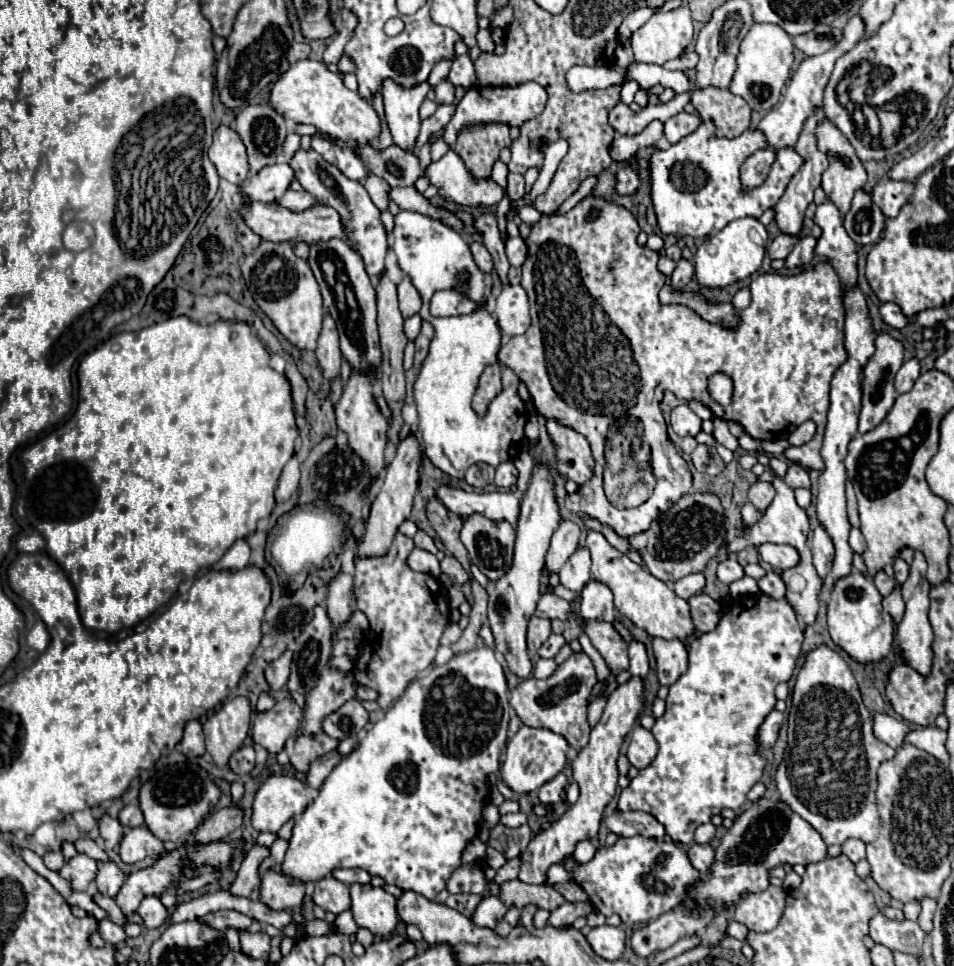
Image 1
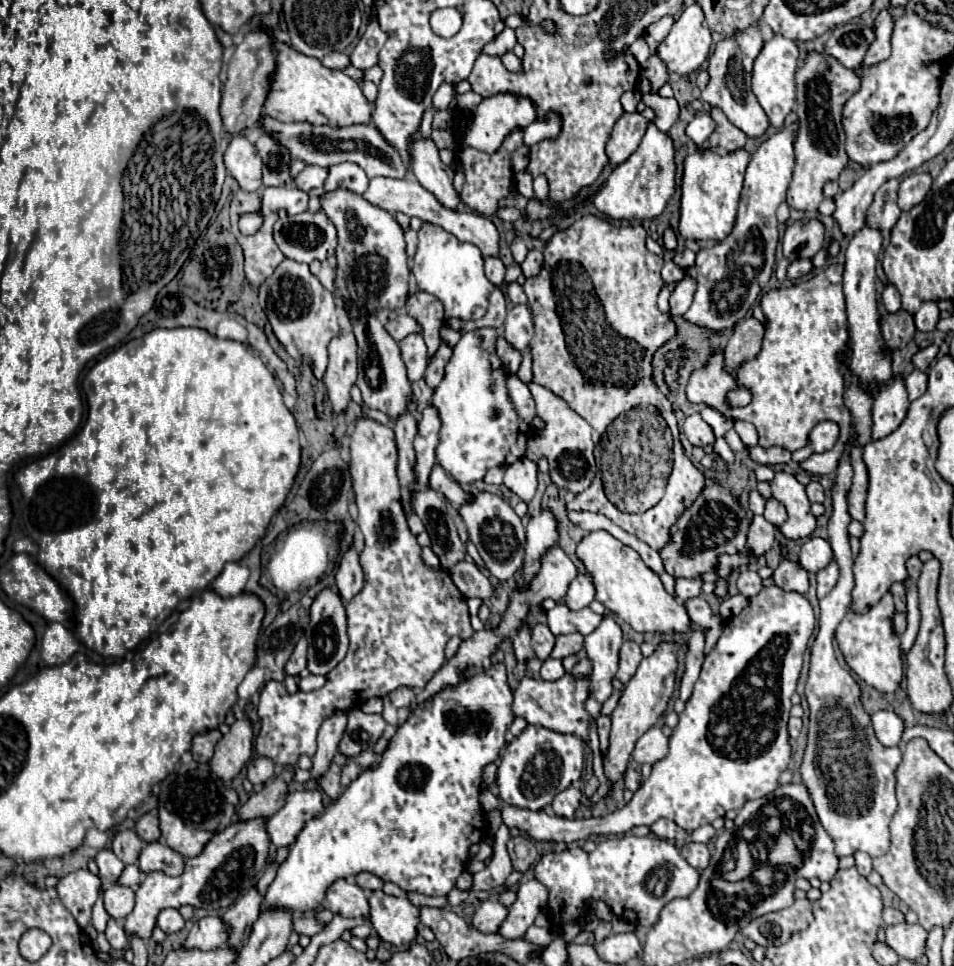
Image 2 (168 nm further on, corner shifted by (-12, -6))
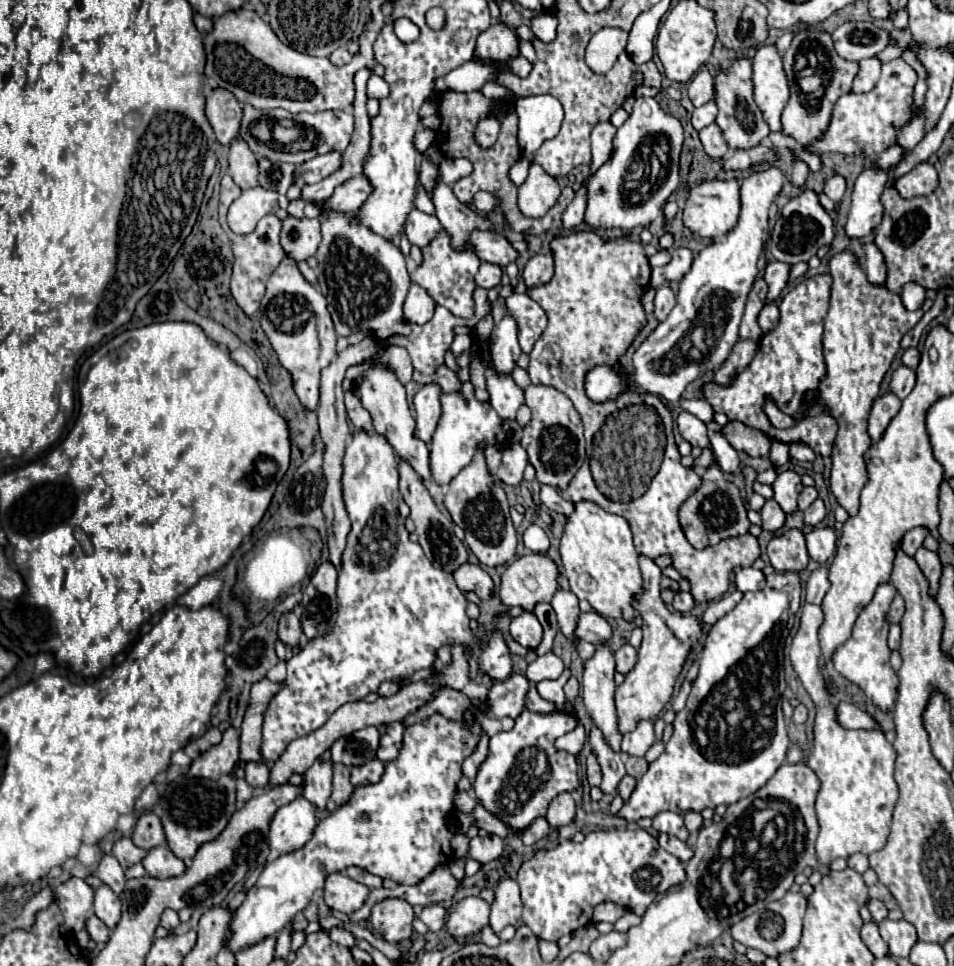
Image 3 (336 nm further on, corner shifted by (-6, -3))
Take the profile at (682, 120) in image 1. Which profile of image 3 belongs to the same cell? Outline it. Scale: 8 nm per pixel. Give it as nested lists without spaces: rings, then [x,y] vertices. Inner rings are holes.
[[[709,101],[709,103],[705,103],[705,105],[701,105],[701,107],[697,107],[697,109],[693,111],[691,125],[693,125],[697,131],[701,131],[703,127],[711,125],[711,123],[715,121],[715,117],[717,117],[717,105],[715,105],[713,101]]]

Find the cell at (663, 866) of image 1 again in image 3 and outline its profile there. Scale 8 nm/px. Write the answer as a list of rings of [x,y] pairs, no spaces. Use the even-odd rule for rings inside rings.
[[[609,829],[609,831],[593,831],[585,837],[583,843],[575,841],[561,841],[555,849],[541,849],[529,861],[525,861],[519,869],[517,883],[521,887],[523,897],[523,921],[525,925],[539,937],[547,941],[559,941],[563,935],[577,931],[591,923],[593,907],[611,901],[635,915],[643,917],[645,909],[655,899],[653,895],[665,893],[673,885],[681,885],[685,881],[685,867],[683,863],[669,855],[665,849],[659,847],[657,839],[647,833],[645,829]]]

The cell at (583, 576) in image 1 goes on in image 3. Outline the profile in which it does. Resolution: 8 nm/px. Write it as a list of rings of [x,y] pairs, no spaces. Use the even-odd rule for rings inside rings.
[[[559,589],[553,595],[551,607],[557,613],[557,623],[559,623],[561,631],[565,633],[565,637],[567,639],[575,639],[575,635],[573,635],[573,623],[577,621],[577,615],[581,613],[579,611],[577,595],[573,591],[569,591],[569,589]]]

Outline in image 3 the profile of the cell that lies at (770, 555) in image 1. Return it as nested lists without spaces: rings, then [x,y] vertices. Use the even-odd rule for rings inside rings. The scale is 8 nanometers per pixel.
[[[815,527],[805,535],[809,557],[817,563],[825,563],[835,553],[837,533],[829,527]]]

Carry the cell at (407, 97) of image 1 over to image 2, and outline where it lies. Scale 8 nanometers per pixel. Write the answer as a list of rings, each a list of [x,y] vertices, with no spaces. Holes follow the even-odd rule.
[[[419,134],[411,146],[411,172],[419,180],[419,184],[439,198],[439,204],[447,206],[449,210],[457,210],[461,198],[453,188],[453,168],[445,166],[439,160],[439,150],[433,140],[423,140]]]

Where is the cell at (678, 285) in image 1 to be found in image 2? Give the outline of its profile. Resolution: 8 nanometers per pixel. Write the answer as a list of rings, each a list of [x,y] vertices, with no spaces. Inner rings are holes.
[[[685,276],[681,282],[677,282],[675,290],[671,292],[669,298],[669,314],[671,316],[681,316],[689,310],[691,302],[693,302],[693,294],[695,294],[695,280]]]

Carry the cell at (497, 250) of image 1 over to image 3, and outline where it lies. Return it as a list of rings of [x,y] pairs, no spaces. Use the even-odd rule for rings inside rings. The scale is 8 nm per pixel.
[[[517,291],[507,297],[507,309],[517,321],[519,345],[523,353],[531,353],[535,341],[541,337],[543,329],[547,327],[545,311],[533,299],[527,299],[525,293]]]

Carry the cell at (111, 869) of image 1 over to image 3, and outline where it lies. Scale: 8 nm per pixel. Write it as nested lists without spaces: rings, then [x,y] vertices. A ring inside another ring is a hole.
[[[101,885],[99,889],[95,889],[95,915],[109,929],[113,929],[121,919],[121,899],[107,885]]]

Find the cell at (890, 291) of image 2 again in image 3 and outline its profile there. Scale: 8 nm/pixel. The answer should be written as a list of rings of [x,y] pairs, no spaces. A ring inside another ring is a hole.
[[[867,243],[863,247],[865,251],[865,259],[867,259],[867,279],[873,285],[885,285],[887,281],[887,267],[883,261],[883,255],[877,251],[877,247],[873,243]]]

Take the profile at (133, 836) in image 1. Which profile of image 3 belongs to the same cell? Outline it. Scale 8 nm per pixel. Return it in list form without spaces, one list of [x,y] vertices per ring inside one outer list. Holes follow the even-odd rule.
[[[161,845],[161,847],[153,847],[147,851],[145,859],[141,861],[145,871],[157,879],[167,879],[167,877],[175,877],[181,875],[185,871],[185,863],[175,857],[169,847]]]

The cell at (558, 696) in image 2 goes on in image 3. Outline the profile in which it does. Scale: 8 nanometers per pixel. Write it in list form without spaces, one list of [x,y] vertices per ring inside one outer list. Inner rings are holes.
[[[511,675],[501,683],[493,683],[489,689],[489,717],[519,717],[525,711],[525,697],[529,693],[529,681],[525,675]]]

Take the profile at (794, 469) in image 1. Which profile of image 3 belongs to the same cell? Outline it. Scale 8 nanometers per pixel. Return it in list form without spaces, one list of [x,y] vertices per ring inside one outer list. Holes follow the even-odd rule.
[[[803,487],[803,491],[799,493],[799,509],[801,509],[801,511],[807,509],[817,497],[819,497],[819,493],[817,493],[815,487]]]

